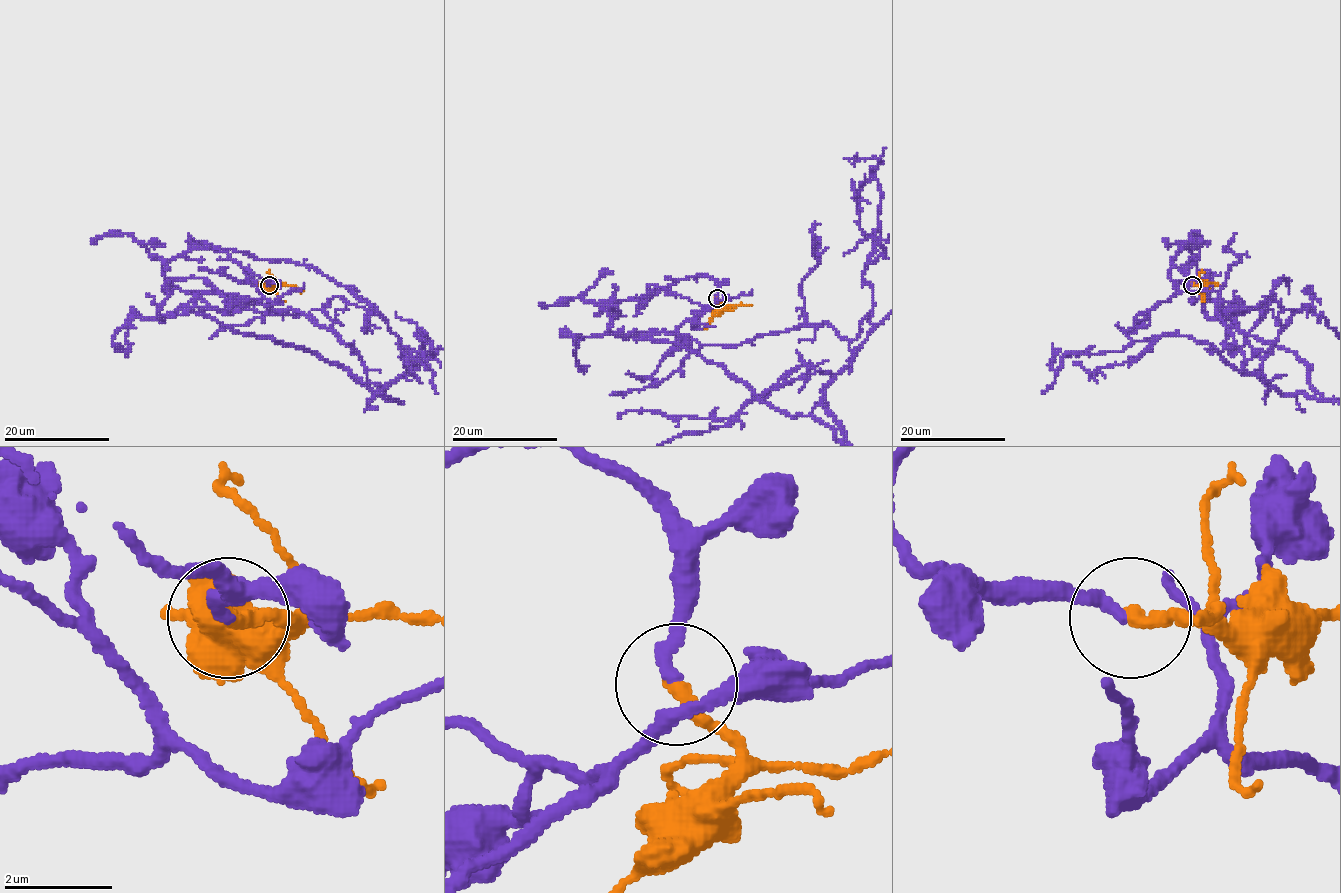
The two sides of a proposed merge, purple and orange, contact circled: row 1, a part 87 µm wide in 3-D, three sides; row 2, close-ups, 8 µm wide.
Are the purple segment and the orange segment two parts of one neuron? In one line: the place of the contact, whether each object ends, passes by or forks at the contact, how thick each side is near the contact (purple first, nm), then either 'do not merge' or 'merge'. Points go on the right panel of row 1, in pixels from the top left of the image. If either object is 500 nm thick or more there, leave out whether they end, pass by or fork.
(1192, 285) | purple ends | orange ends | 240/280 nm | merge

